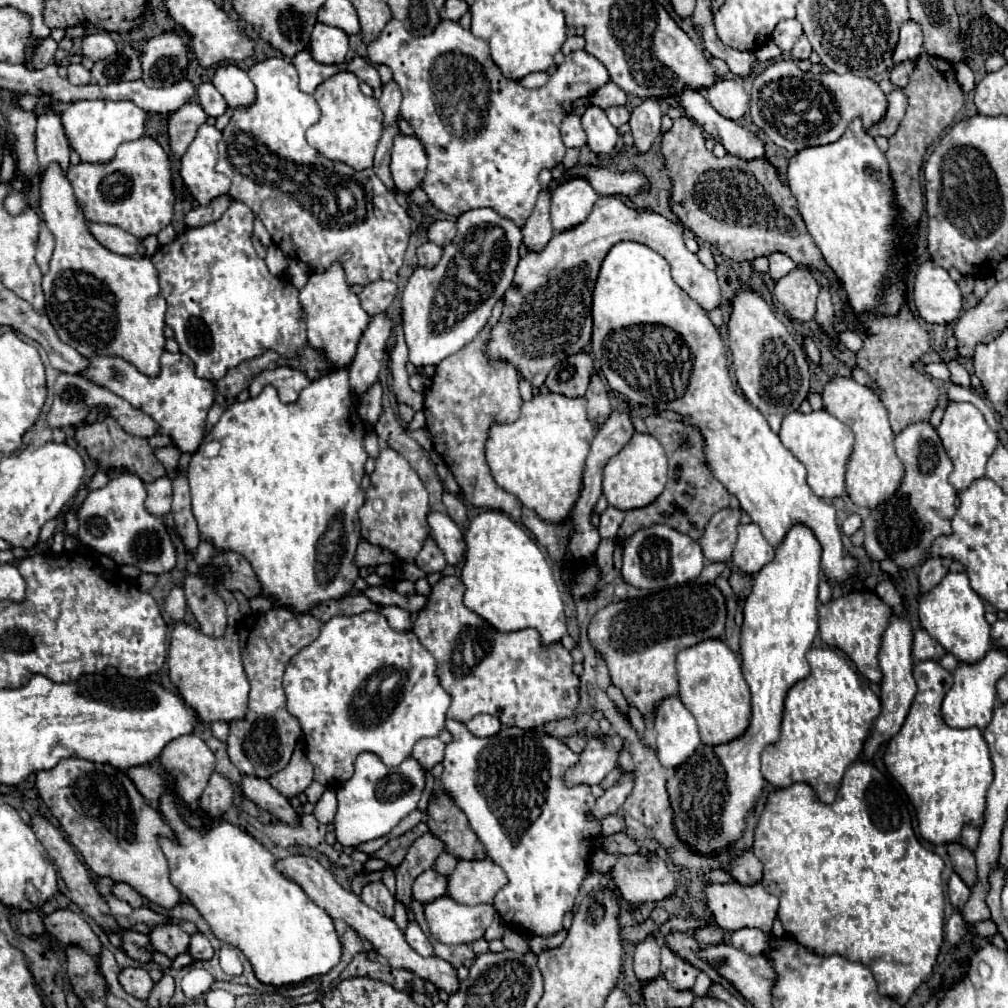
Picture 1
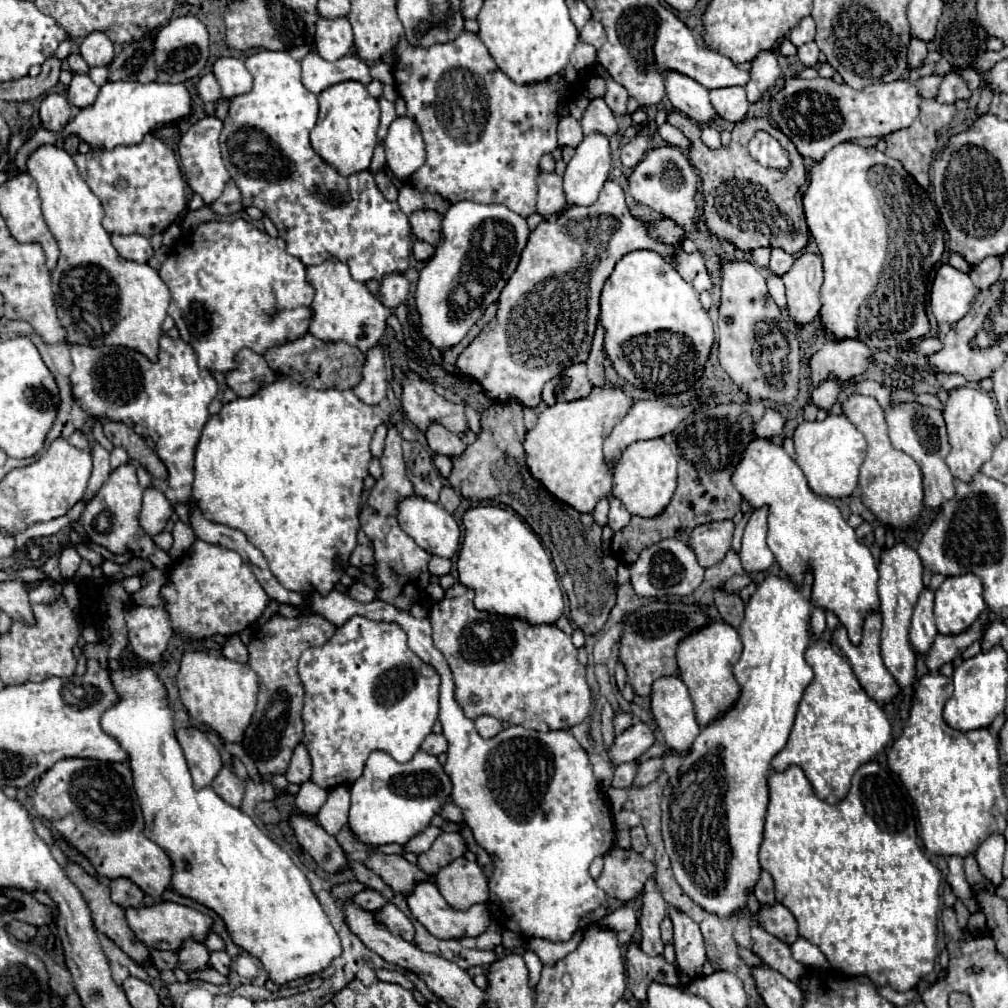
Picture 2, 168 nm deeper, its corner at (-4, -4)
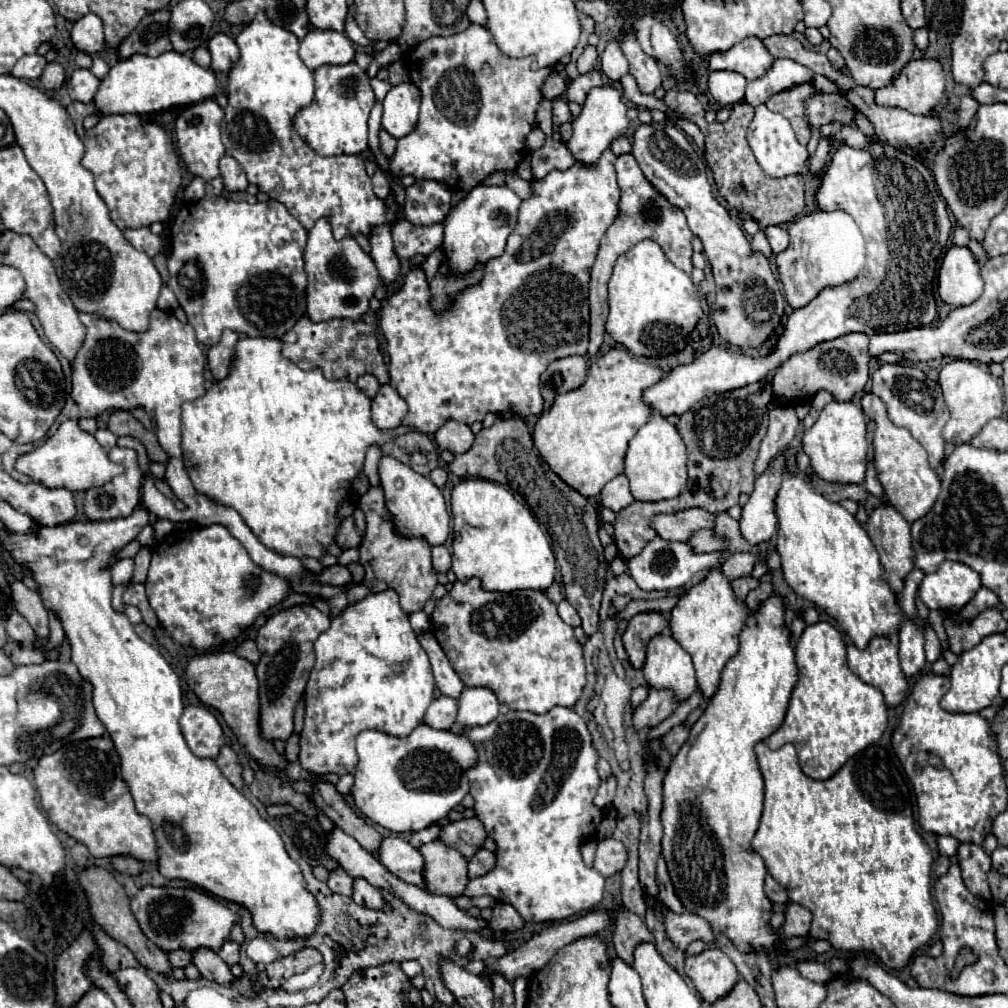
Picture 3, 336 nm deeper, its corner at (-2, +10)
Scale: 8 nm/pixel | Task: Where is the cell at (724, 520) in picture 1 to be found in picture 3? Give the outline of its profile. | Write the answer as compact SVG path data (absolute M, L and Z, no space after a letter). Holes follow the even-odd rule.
M686 509L674 515L660 515L654 521L654 529L668 541L688 541L692 533L700 529L714 529L716 515L706 509Z

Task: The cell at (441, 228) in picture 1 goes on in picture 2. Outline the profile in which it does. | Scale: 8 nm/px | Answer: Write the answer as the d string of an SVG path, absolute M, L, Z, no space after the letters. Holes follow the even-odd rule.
M420 209L410 215L410 229L416 235L416 239L426 241L430 245L438 245L442 241L440 229L432 221L432 209Z

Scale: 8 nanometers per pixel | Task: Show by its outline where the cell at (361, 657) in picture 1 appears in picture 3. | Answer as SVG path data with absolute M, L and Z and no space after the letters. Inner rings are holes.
M392 589L368 595L366 599L350 605L342 615L334 617L330 629L320 633L316 639L314 653L316 663L306 683L306 715L304 729L300 733L300 765L310 773L354 773L354 739L358 733L372 729L388 733L392 737L408 737L412 729L422 723L428 705L434 701L434 677L430 659L420 647L416 633L410 627L410 619L400 609L396 591Z

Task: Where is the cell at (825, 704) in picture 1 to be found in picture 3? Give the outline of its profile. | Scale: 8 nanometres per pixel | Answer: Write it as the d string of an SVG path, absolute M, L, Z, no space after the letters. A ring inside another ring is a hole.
M820 621L808 625L796 641L798 683L782 727L766 739L770 749L792 743L800 757L800 769L816 781L834 777L840 767L858 751L878 741L888 725L888 707L882 693L860 681L846 663L846 643L838 629Z

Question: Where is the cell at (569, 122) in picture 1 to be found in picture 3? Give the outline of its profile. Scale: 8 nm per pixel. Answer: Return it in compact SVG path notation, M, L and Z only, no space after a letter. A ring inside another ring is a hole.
M564 97L554 99L554 125L562 125L562 123L570 123L574 117L568 109L568 101Z

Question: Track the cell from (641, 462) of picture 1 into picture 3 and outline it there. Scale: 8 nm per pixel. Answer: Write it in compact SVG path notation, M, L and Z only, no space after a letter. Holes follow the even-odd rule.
M654 413L628 443L624 475L630 481L630 491L636 501L662 501L678 497L688 475L686 475L686 449L684 443L680 441L680 435L676 433L676 427L670 425L658 413Z

